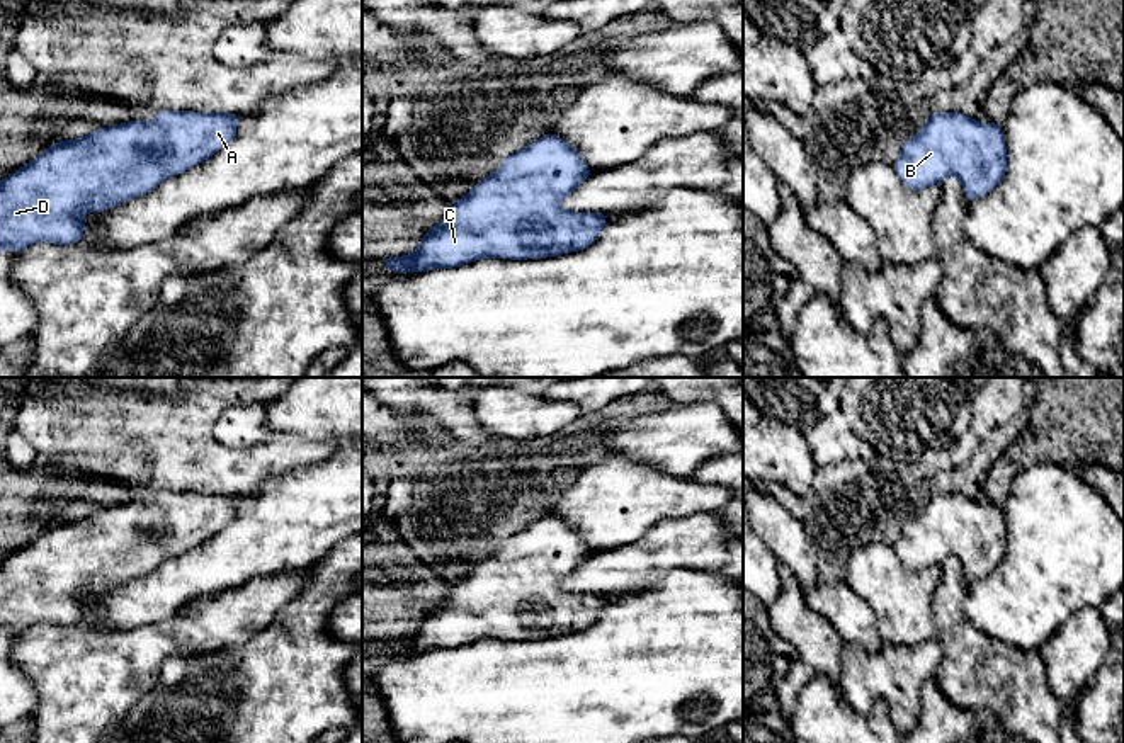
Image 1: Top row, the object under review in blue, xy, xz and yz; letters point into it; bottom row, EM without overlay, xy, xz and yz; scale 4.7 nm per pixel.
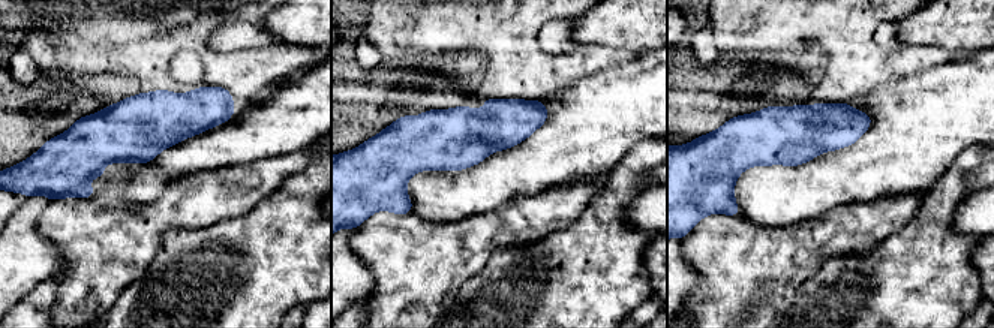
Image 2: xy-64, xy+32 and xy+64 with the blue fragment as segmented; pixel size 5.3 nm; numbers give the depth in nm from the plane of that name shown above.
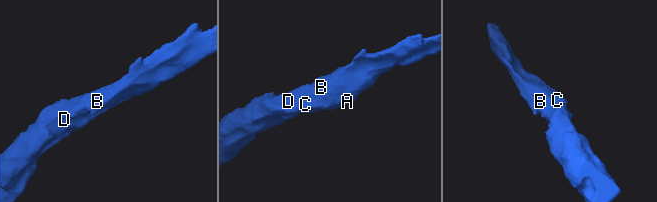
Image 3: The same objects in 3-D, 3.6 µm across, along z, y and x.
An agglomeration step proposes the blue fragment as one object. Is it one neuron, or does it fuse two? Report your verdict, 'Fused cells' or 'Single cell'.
Single cell

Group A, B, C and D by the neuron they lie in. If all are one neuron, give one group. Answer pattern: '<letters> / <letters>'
A B C D

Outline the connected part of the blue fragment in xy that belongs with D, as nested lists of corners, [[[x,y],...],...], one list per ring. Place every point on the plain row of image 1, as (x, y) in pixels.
[[[156,491],[150,503],[131,500],[78,520],[54,522],[36,541],[0,561],[0,631],[19,634],[39,622],[82,622],[83,593],[111,590],[202,544],[235,520],[238,500],[236,493]]]

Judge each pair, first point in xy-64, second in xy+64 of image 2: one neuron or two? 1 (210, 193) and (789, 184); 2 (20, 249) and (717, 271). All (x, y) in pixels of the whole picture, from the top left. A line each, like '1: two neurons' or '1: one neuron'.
1: two neurons
2: two neurons

